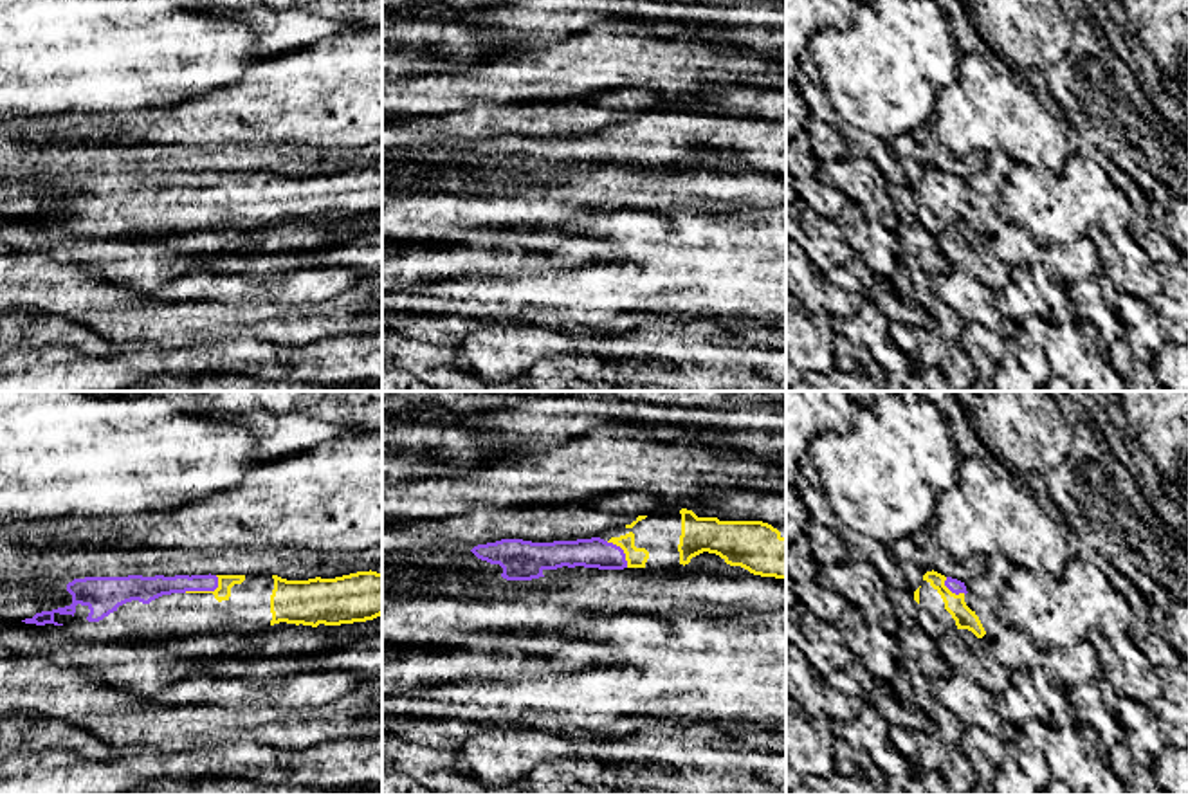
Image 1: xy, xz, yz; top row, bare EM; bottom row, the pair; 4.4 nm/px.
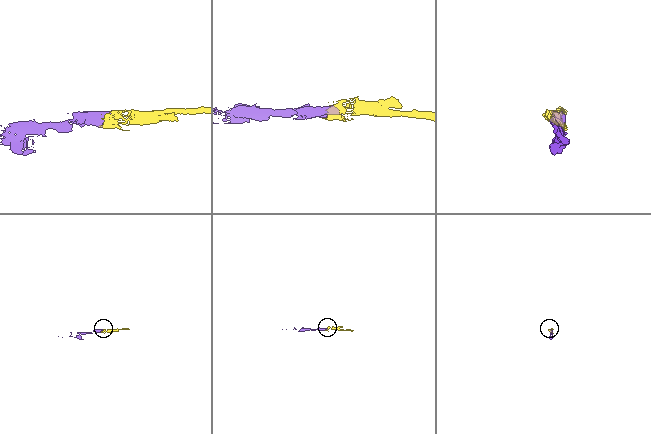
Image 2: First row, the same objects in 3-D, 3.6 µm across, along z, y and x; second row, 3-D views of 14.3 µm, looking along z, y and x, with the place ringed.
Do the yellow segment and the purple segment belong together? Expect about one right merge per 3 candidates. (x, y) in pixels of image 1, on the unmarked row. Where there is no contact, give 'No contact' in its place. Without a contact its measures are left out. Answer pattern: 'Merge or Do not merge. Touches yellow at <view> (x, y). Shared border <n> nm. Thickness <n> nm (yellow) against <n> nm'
Merge. Touches yellow at xy (204, 188). Shared border 170 nm. Thickness 70 nm (yellow) against 110 nm

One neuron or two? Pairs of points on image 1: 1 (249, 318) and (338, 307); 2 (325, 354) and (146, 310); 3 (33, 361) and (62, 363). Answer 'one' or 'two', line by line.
1: one
2: two
3: one

